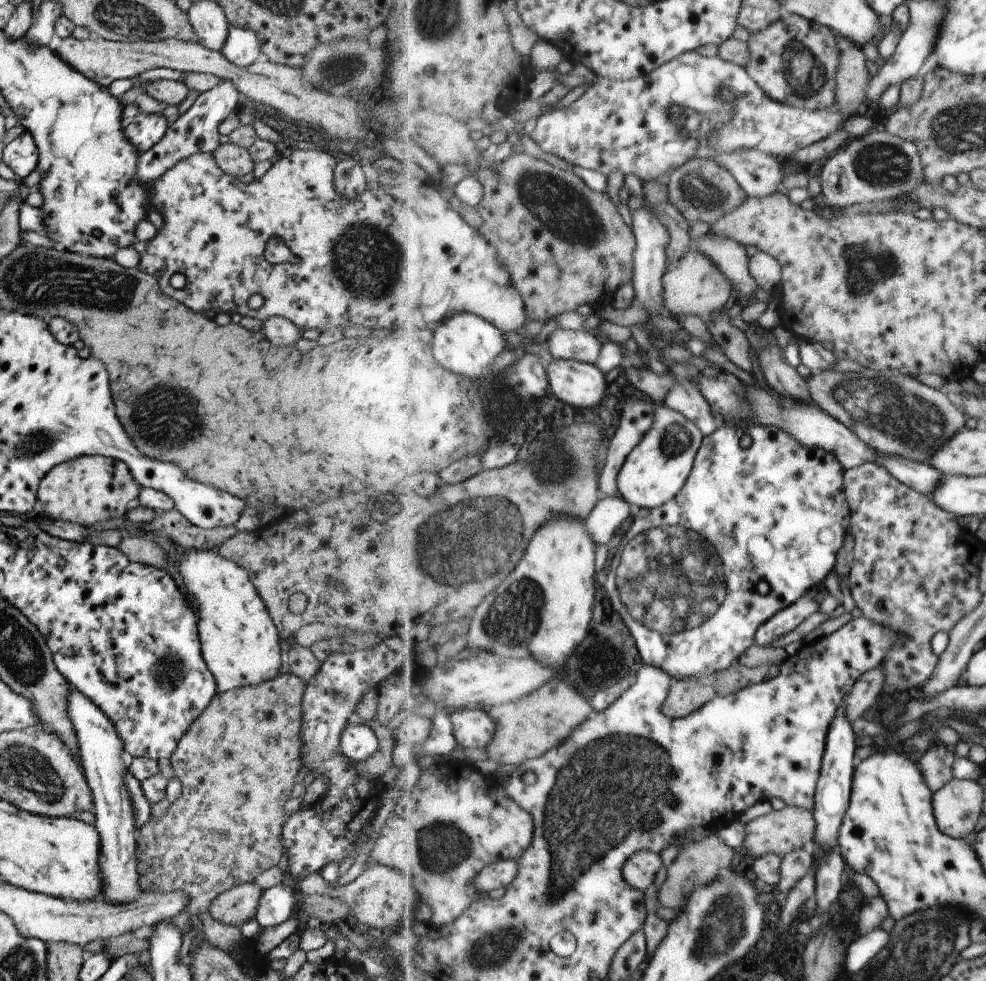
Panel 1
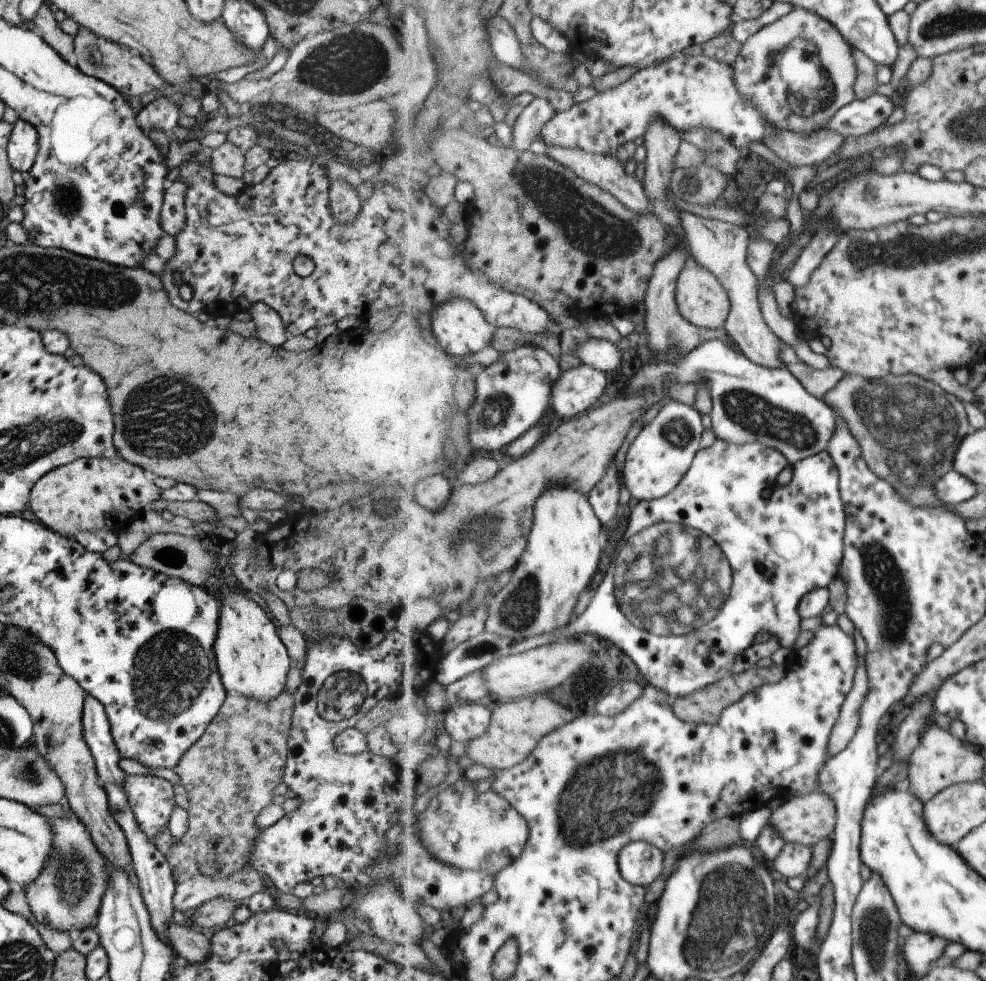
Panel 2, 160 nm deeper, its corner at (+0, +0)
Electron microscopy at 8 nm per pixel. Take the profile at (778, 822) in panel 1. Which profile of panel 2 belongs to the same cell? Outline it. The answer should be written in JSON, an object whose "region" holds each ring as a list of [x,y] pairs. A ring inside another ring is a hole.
{"region":[[[821,790],[810,795],[793,796],[780,805],[770,818],[773,825],[784,836],[787,843],[801,843],[813,848],[828,837],[833,837],[838,823],[838,808],[832,796]]]}

